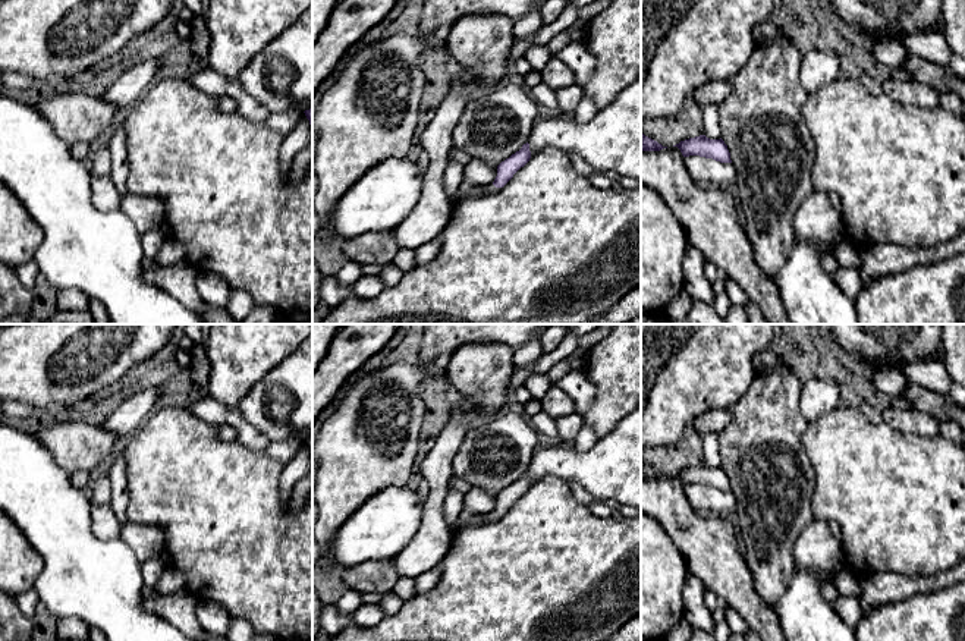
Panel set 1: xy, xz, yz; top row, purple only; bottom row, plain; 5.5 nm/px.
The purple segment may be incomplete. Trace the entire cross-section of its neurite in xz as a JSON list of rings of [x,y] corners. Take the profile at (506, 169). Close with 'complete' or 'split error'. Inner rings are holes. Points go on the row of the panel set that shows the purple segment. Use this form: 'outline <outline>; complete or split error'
outline [[[526,142],[519,151],[516,151],[497,166],[497,176],[490,186],[475,186],[463,179],[455,199],[475,191],[494,192],[499,188],[503,188],[513,177],[513,175],[529,161],[529,158],[531,151],[529,144]]]; split error

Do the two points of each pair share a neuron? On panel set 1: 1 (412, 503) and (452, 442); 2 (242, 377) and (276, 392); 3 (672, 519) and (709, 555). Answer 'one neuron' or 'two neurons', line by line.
1: two neurons
2: two neurons
3: one neuron

